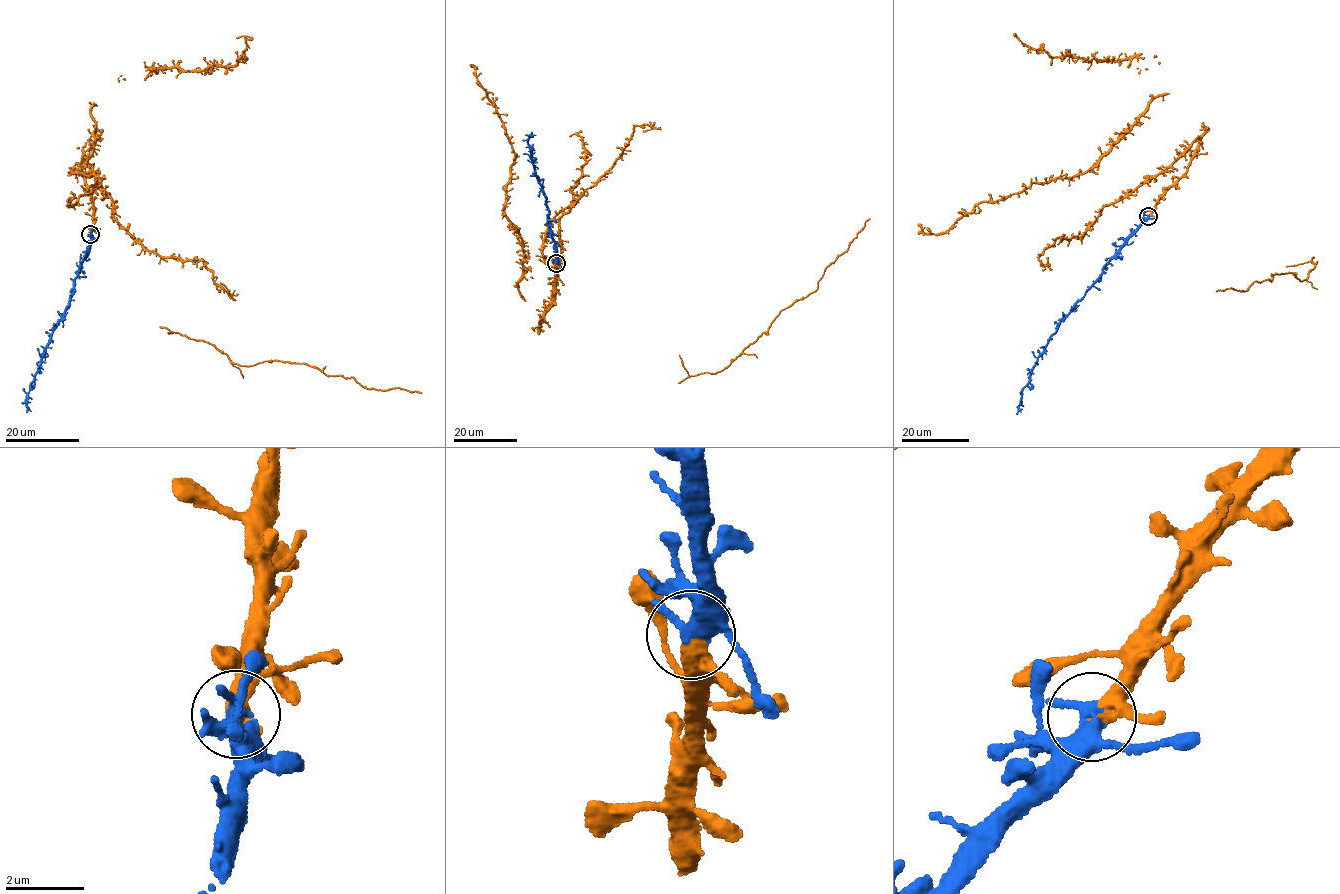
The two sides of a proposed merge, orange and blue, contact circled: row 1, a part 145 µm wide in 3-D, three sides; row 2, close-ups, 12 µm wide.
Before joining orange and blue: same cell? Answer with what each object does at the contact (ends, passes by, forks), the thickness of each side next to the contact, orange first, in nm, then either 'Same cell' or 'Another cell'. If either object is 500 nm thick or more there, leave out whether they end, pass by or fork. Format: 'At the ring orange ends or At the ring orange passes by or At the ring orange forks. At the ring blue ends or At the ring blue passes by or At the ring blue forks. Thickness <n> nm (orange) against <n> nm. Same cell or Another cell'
At the ring orange passes by. At the ring blue passes by. Thickness 340 nm (orange) against 400 nm. Same cell

